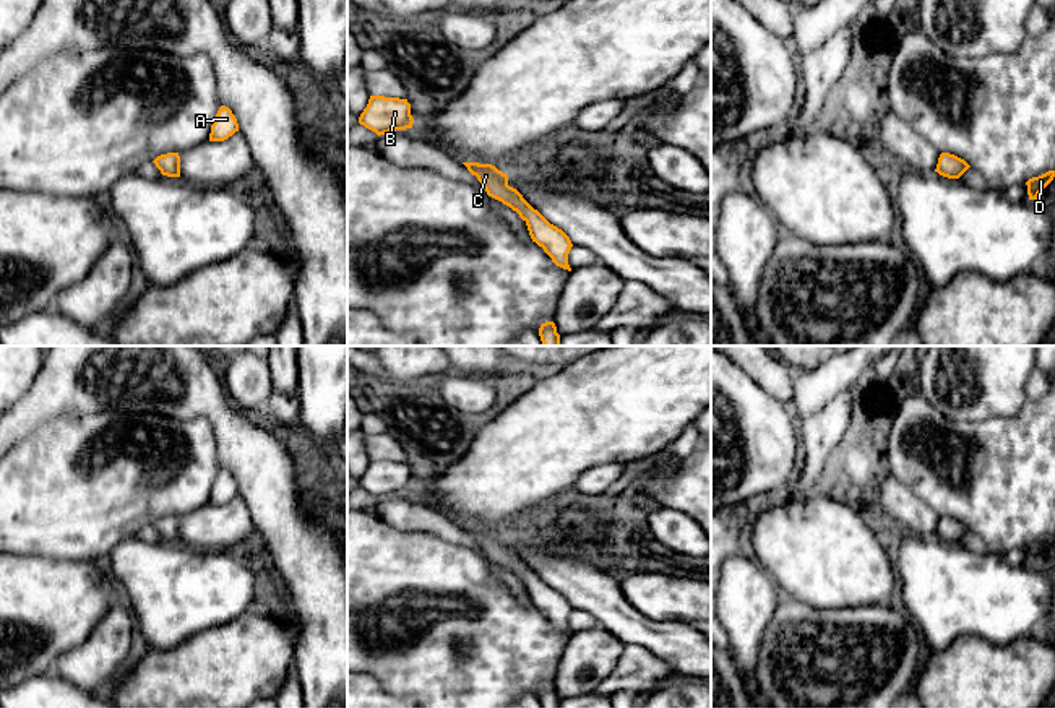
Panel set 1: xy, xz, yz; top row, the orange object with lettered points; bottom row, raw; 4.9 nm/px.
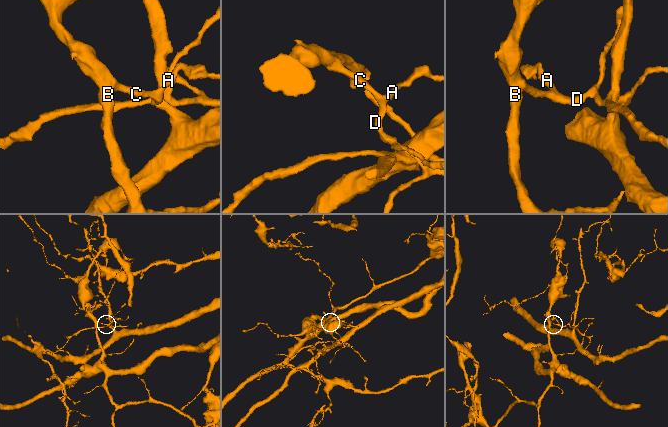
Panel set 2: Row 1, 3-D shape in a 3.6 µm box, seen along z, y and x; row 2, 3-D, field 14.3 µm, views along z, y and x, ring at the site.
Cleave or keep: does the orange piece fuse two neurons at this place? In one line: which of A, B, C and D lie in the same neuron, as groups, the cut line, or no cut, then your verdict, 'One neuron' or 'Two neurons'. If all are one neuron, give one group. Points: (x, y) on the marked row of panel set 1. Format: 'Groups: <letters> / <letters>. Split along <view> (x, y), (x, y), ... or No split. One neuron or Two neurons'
Groups: A D / B C. Split along xy (167, 155), (167, 171), (164, 174). Two neurons

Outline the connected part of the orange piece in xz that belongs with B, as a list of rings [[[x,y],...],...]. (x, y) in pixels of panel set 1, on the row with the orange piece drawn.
[[[370,96],[367,107],[359,117],[359,123],[375,132],[378,136],[412,128],[411,104],[407,99]]]

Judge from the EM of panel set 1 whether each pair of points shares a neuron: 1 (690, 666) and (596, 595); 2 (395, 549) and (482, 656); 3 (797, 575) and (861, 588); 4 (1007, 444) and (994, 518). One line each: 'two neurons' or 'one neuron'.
1: one neuron
2: one neuron
3: one neuron
4: one neuron

